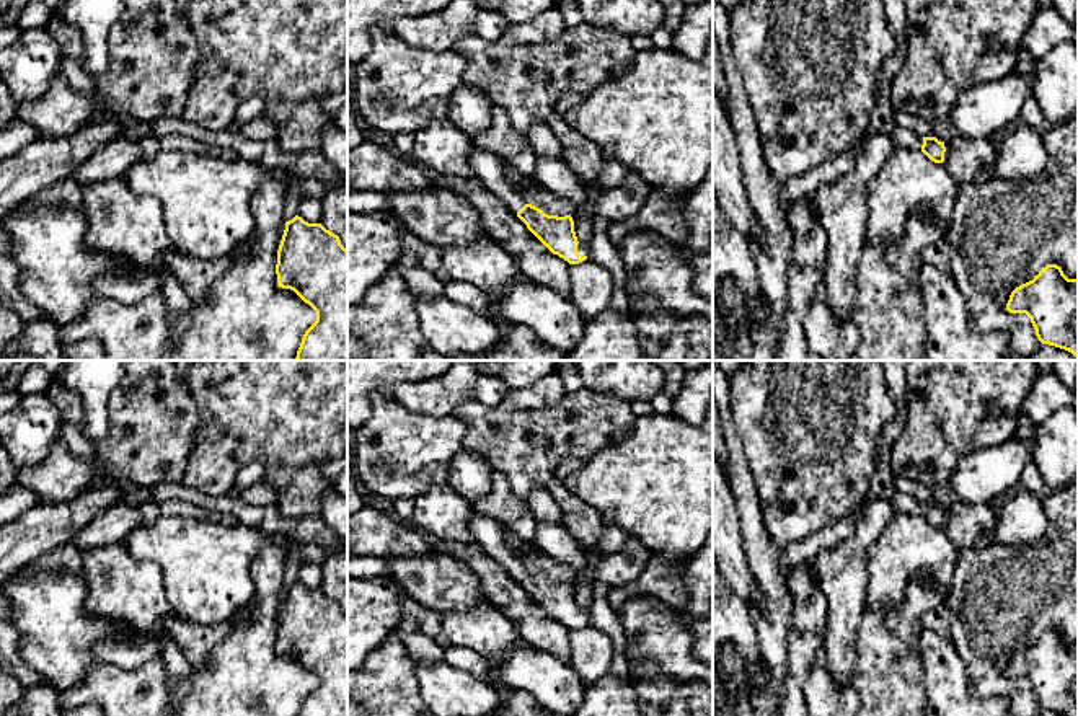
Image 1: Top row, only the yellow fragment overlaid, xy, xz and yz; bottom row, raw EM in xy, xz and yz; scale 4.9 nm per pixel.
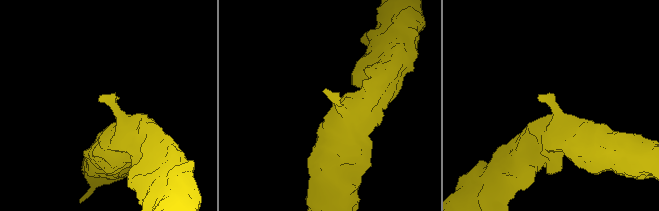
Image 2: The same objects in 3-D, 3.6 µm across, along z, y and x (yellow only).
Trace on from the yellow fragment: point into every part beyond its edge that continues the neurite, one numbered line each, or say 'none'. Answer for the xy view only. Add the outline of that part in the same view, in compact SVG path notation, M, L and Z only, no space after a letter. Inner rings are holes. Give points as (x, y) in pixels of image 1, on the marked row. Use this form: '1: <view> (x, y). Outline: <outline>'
none

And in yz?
1: yz (901, 137). Outline: M895 127L890 134L890 140L894 144L894 147L905 147L910 150L921 150L923 145L923 137L902 129L902 127Z

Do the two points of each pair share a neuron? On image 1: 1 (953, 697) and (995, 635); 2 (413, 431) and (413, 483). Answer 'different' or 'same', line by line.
1: different
2: same

